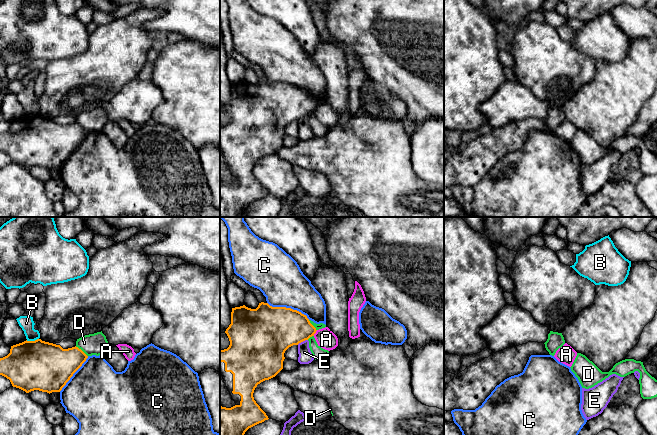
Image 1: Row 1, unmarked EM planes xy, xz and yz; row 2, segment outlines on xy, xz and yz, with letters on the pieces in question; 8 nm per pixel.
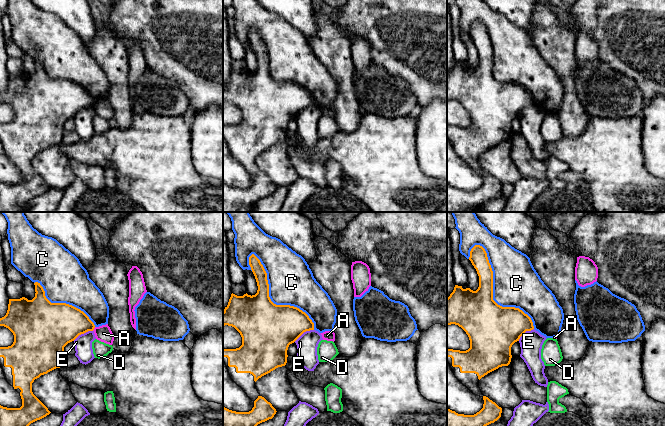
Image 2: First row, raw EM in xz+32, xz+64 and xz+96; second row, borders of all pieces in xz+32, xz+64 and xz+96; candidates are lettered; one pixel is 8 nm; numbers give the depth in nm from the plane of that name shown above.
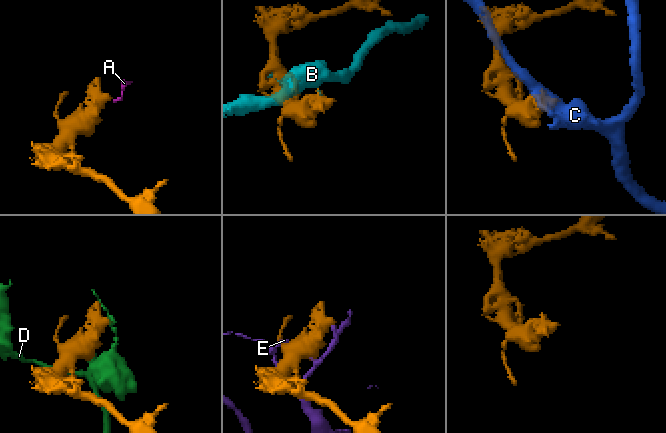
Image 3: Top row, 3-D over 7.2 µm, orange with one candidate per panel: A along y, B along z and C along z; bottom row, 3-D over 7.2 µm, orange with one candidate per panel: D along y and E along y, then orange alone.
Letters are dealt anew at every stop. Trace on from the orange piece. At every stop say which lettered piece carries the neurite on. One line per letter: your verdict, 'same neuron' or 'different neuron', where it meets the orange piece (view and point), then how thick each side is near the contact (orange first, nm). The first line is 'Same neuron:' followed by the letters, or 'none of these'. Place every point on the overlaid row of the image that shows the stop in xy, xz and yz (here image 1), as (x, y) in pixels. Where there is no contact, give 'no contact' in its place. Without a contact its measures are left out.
Same neuron: none of these
A: different neuron; contact xz (315, 332); calibres 320 and 160 nm
B: different neuron; contact xy (32, 341); calibres 400 and 110 nm
C: different neuron; contact xz (288, 308); calibres 400 and 360 nm
D: different neuron; contact xy (81, 350); calibres 300 and 180 nm
E: different neuron; contact xz (302, 341); calibres 380 and 110 nm

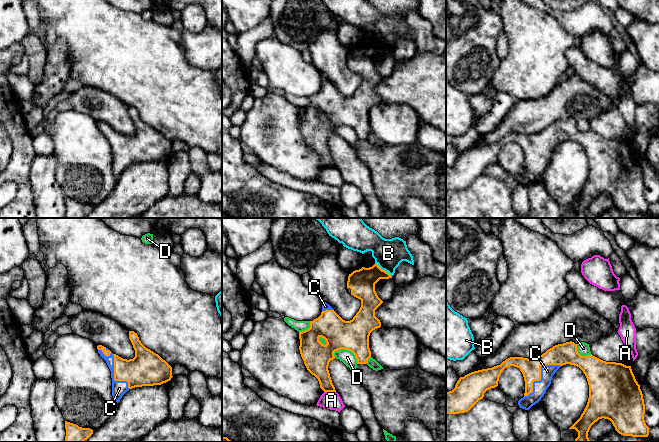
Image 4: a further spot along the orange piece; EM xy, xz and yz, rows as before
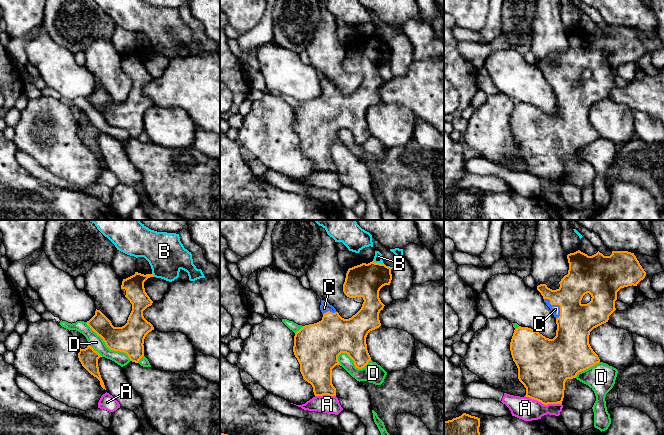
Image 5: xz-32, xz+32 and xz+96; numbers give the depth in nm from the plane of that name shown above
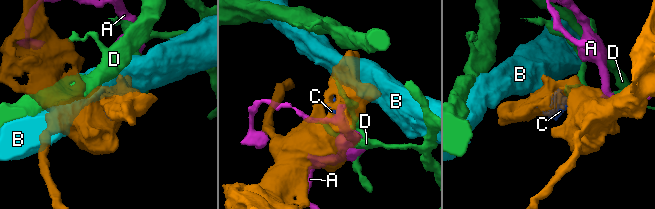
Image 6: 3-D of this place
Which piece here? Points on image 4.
Same neuron: C
A: different neuron; contact xz (330, 391); calibres 180 and 140 nm
B: different neuron; contact xz (383, 270); calibres 220 and 240 nm
C: same neuron; contact xy (114, 369); calibres 280 and 120 nm
D: different neuron; contact xz (348, 349); calibres 240 and 110 nm

